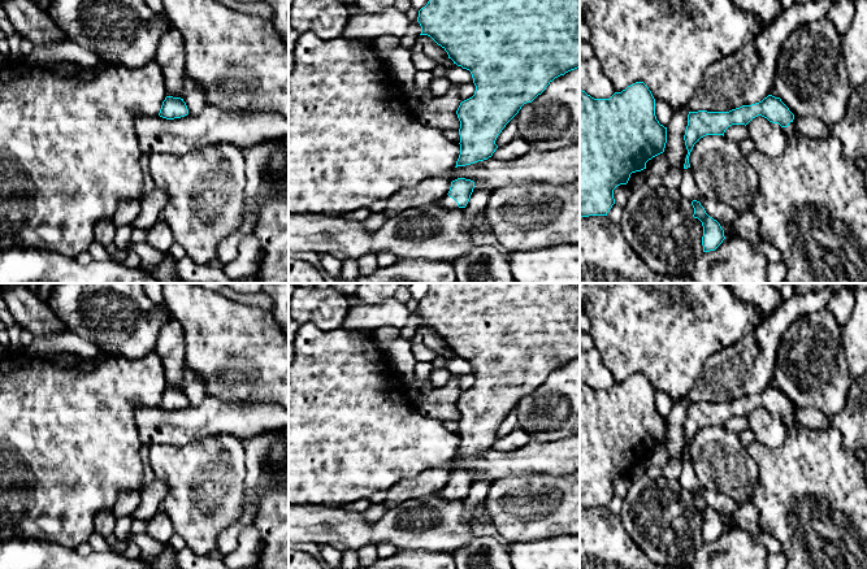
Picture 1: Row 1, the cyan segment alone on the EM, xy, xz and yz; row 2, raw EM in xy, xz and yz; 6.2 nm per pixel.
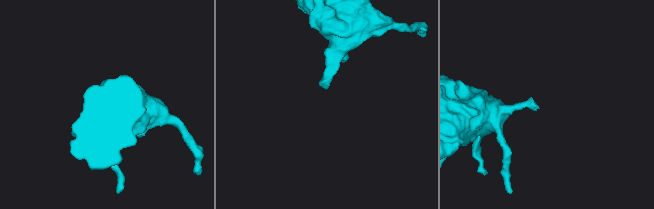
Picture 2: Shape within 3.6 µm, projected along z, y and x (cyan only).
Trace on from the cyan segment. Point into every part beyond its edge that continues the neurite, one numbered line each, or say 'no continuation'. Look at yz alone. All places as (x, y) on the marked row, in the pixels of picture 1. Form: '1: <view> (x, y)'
1: yz (790, 131)

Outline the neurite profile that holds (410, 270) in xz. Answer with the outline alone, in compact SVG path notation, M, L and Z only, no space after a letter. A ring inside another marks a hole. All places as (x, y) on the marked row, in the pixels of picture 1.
M404 259L370 275L359 275L356 283L458 283L448 260Z

